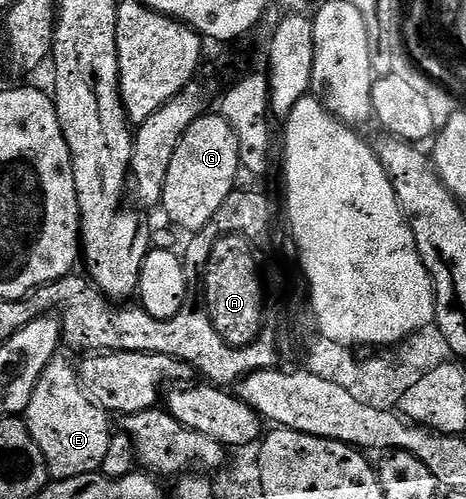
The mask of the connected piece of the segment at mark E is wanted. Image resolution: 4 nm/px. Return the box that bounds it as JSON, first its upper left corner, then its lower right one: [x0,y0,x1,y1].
[25,357,113,480]

